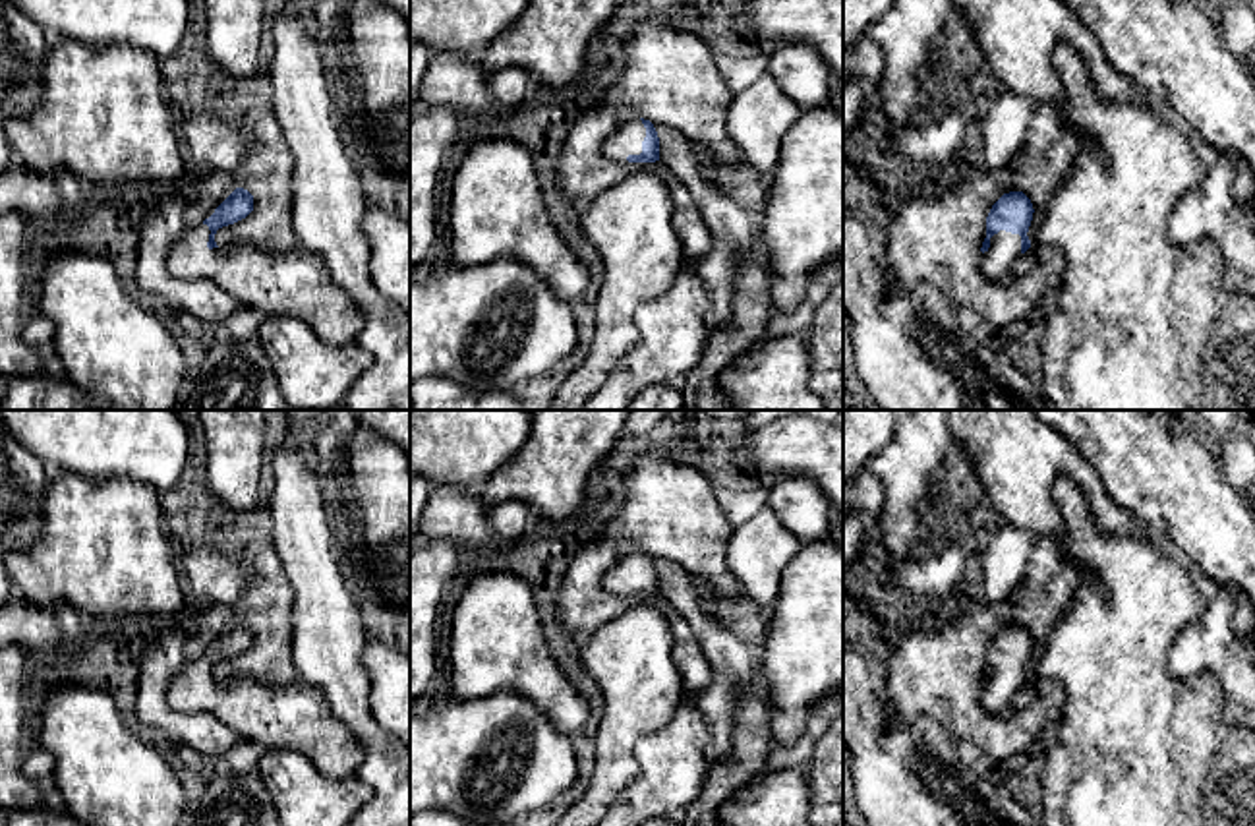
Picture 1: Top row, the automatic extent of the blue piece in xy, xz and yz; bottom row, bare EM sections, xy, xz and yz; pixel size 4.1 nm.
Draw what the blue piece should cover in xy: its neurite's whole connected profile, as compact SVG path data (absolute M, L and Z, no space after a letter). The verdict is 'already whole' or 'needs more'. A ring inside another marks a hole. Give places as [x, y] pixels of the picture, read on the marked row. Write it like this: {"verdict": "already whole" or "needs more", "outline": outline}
{"verdict": "needs more", "outline": "M236 188L201 224L170 248L168 271L178 279L209 279L242 306L267 317L302 319L325 342L354 342L365 317L348 292L335 284L327 265L304 248L269 251L251 244L219 248L219 228L246 219L253 195Z"}

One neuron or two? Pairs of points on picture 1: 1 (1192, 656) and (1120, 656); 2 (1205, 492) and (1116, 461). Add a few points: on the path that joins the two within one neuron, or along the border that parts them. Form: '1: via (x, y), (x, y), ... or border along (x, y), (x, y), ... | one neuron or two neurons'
1: border along (1196, 621), (1168, 650), (1168, 670), (1178, 679) | two neurons
2: via (1184, 492), (1178, 492), (1145, 461), (1138, 461) | one neuron

